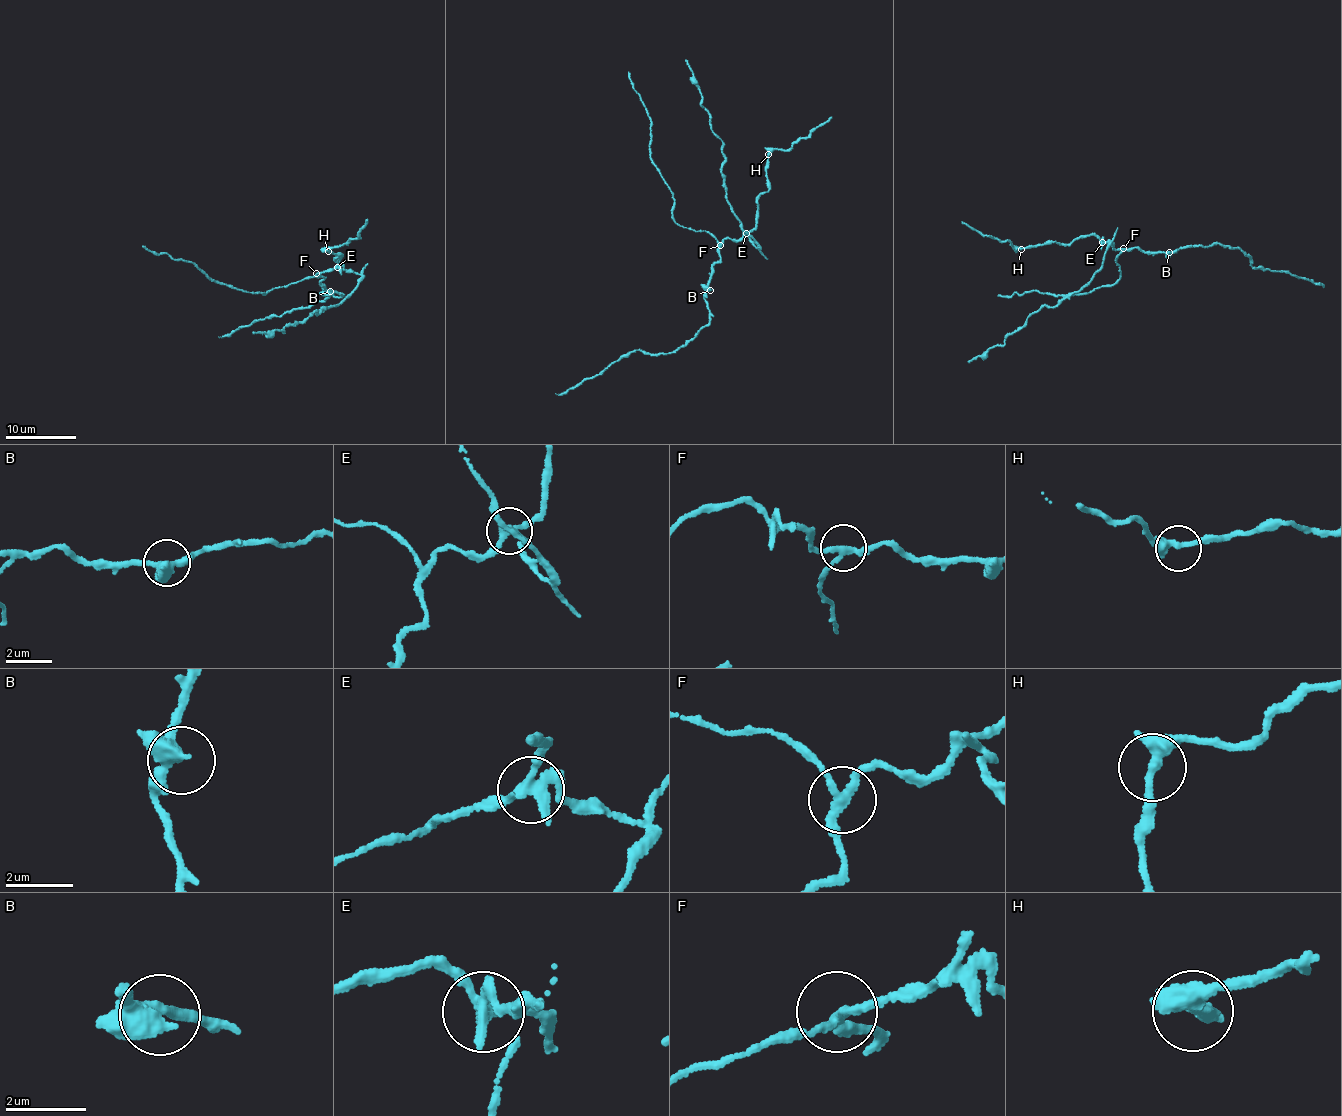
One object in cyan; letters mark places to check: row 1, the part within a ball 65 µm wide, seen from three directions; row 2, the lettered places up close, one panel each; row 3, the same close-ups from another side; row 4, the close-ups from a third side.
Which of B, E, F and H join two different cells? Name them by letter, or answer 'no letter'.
E

